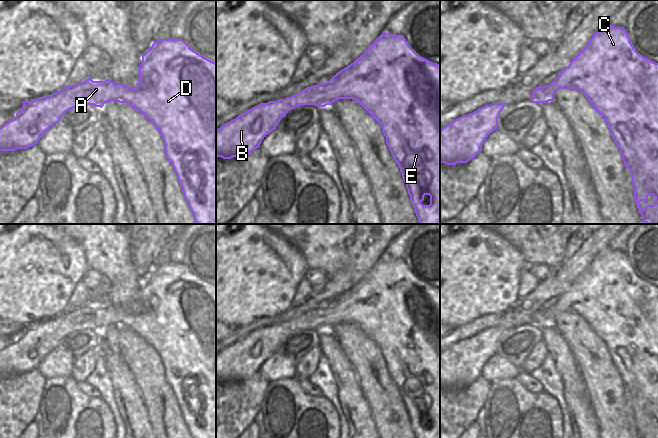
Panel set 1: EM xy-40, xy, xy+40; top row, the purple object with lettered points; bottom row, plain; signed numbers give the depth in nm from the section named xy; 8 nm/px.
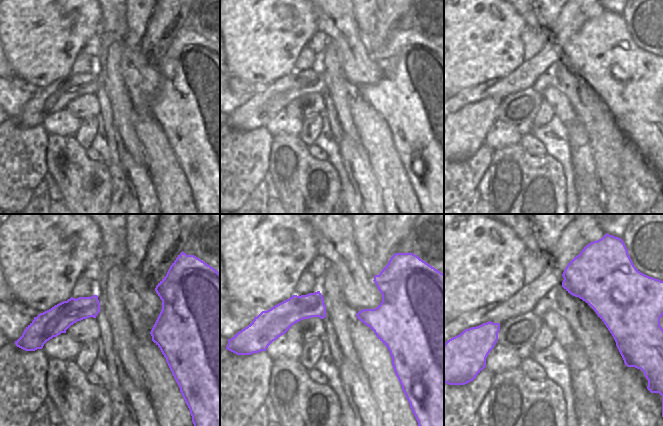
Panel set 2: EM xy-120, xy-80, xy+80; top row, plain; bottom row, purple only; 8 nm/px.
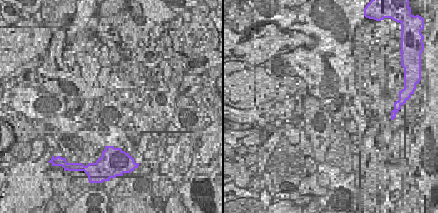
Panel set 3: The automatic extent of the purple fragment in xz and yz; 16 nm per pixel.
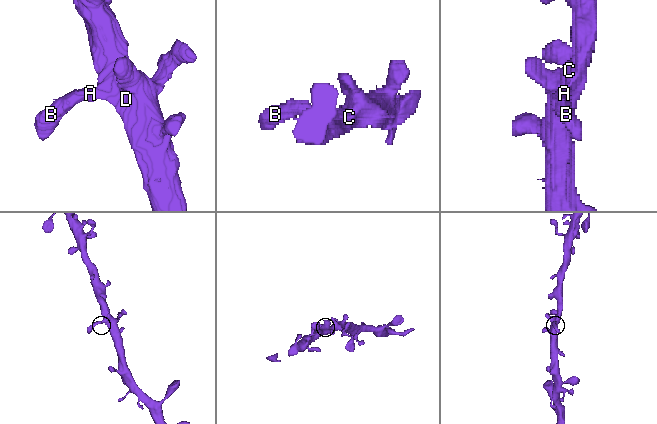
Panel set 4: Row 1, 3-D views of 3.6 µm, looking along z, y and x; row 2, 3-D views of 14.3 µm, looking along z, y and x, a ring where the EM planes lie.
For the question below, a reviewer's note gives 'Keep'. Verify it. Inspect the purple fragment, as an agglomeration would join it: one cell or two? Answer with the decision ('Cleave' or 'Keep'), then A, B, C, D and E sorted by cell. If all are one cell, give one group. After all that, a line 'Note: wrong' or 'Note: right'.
Keep. Groups: A B C D E
Note: right

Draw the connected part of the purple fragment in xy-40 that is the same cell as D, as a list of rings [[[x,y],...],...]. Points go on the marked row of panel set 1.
[[[169,37],[156,40],[142,54],[138,74],[140,78],[137,87],[129,87],[109,79],[93,81],[89,77],[81,83],[67,85],[51,95],[23,101],[16,116],[0,127],[0,151],[15,151],[36,145],[67,111],[75,107],[93,105],[102,108],[109,101],[127,103],[149,119],[160,132],[166,158],[174,168],[195,224],[216,224],[216,63],[191,49],[183,39]]]

